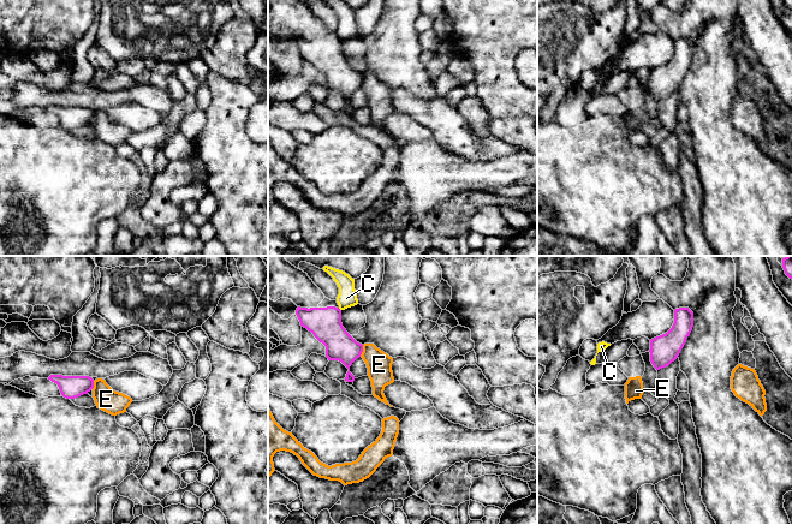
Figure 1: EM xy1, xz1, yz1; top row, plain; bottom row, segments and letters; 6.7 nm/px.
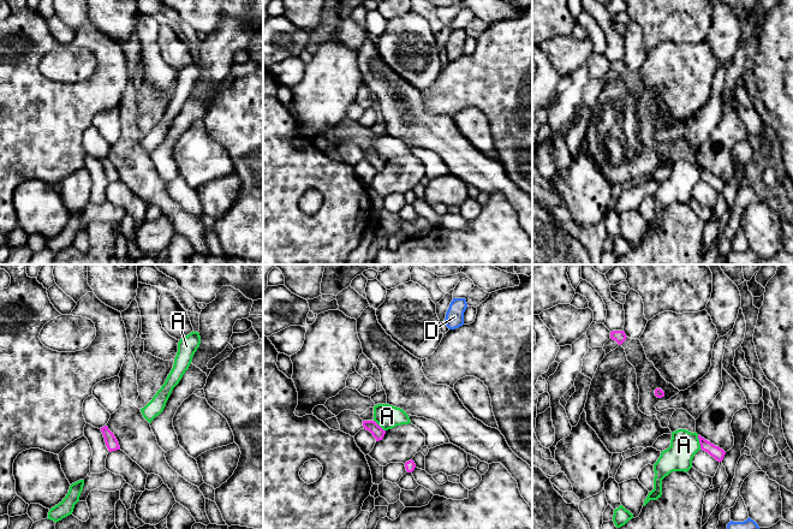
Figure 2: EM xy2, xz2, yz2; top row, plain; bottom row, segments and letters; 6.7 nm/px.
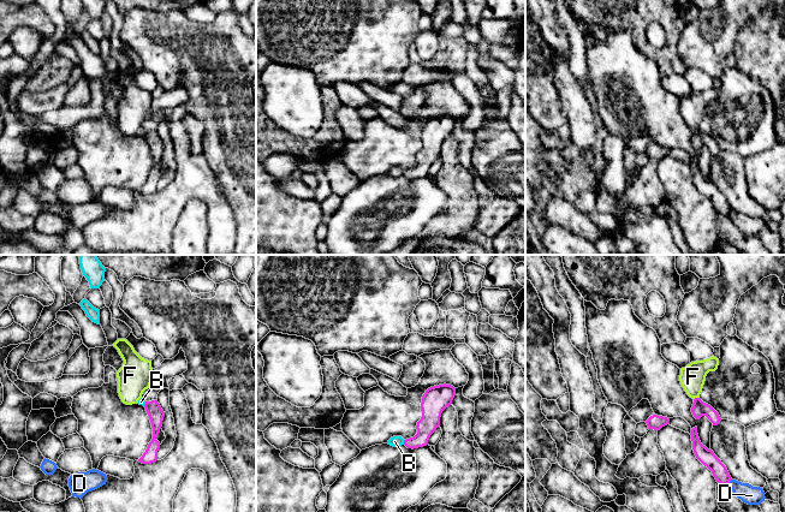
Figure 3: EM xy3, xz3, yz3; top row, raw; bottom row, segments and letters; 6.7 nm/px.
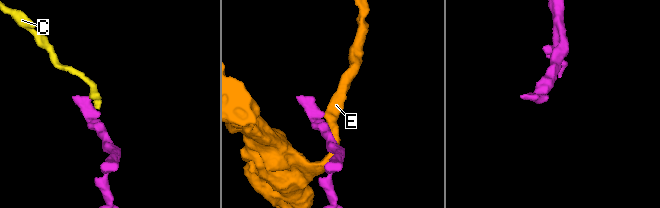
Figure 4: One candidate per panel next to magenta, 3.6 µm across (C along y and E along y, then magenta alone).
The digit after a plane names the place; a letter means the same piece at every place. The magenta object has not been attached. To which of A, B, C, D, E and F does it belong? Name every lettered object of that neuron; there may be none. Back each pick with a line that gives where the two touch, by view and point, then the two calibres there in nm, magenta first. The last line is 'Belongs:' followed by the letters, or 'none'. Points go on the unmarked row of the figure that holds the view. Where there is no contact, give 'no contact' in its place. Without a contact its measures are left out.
F: contact yz3 (696, 129); calibres 100 and 170 nm
Belongs: F

